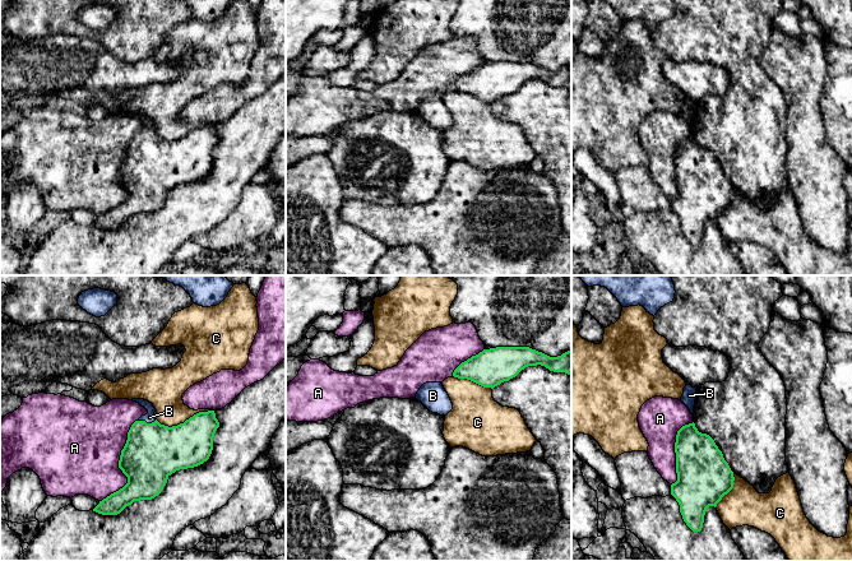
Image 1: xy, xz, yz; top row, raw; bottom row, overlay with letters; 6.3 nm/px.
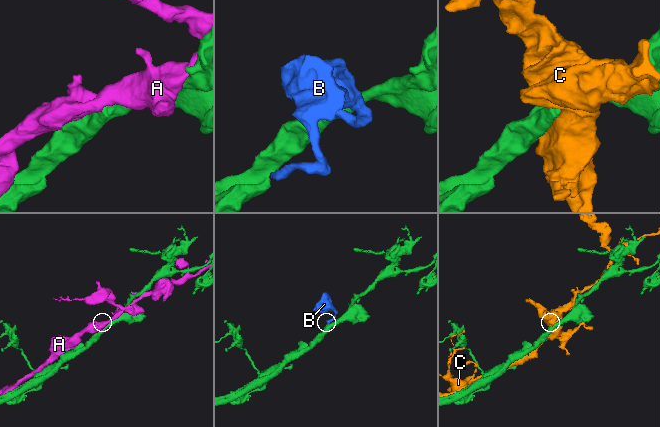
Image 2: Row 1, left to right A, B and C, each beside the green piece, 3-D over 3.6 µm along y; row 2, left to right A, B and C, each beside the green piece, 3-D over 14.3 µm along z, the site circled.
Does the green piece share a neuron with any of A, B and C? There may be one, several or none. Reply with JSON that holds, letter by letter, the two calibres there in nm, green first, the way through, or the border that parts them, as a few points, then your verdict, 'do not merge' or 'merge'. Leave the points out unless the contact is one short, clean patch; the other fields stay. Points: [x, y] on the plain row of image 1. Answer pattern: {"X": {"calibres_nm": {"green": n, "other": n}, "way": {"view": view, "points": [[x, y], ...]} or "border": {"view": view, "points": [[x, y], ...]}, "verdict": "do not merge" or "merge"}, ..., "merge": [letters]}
{"A": {"calibres_nm": {"green": 360, "other": 480}, "verdict": "do not merge"}, "B": {"calibres_nm": {"green": 360, "other": 70}, "way": {"view": "xy", "points": [[153, 166], [147, 153], [146, 137], [149, 131]]}, "verdict": "merge"}, "C": {"calibres_nm": {"green": 320, "other": 240}, "verdict": "do not merge"}, "merge": ["B"]}

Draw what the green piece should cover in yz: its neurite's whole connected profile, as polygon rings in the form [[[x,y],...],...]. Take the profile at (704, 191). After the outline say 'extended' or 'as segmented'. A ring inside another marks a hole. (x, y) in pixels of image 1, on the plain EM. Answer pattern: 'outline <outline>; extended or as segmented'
outline [[[694,136],[677,145],[675,167],[677,195],[671,199],[671,209],[679,217],[686,240],[693,246],[700,246],[707,223],[716,222],[722,212],[733,203],[733,186],[714,154],[707,148],[699,147]]]; as segmented

